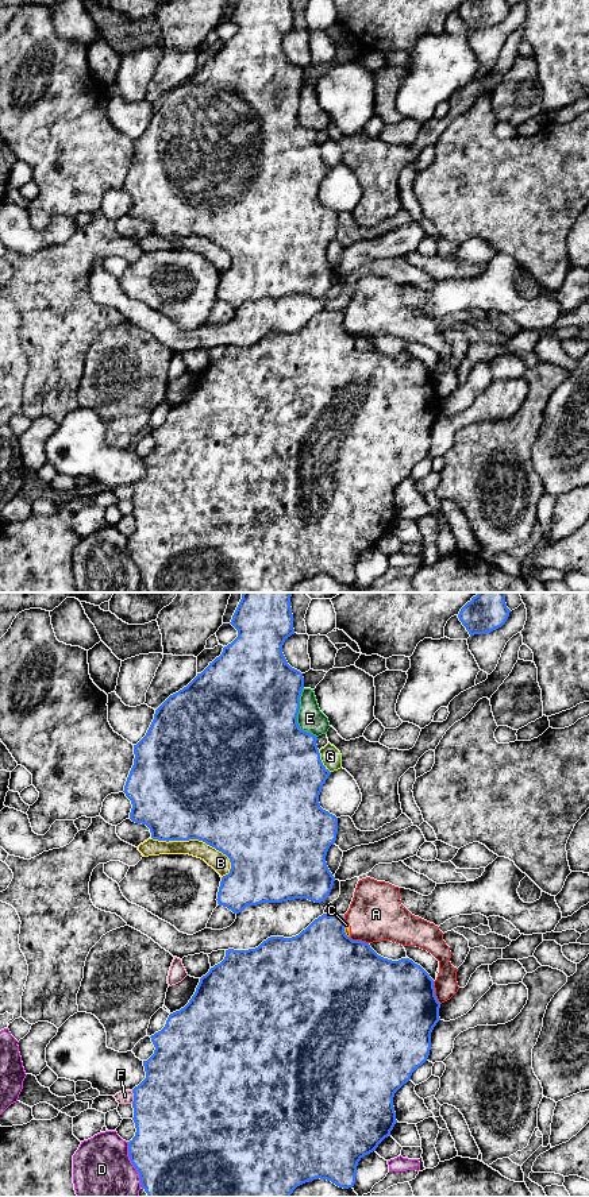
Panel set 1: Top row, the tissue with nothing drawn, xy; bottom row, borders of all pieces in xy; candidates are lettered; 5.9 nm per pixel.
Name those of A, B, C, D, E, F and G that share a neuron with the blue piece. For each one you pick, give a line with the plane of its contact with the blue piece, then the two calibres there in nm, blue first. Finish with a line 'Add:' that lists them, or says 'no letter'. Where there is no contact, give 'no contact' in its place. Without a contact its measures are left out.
Add: no letter

